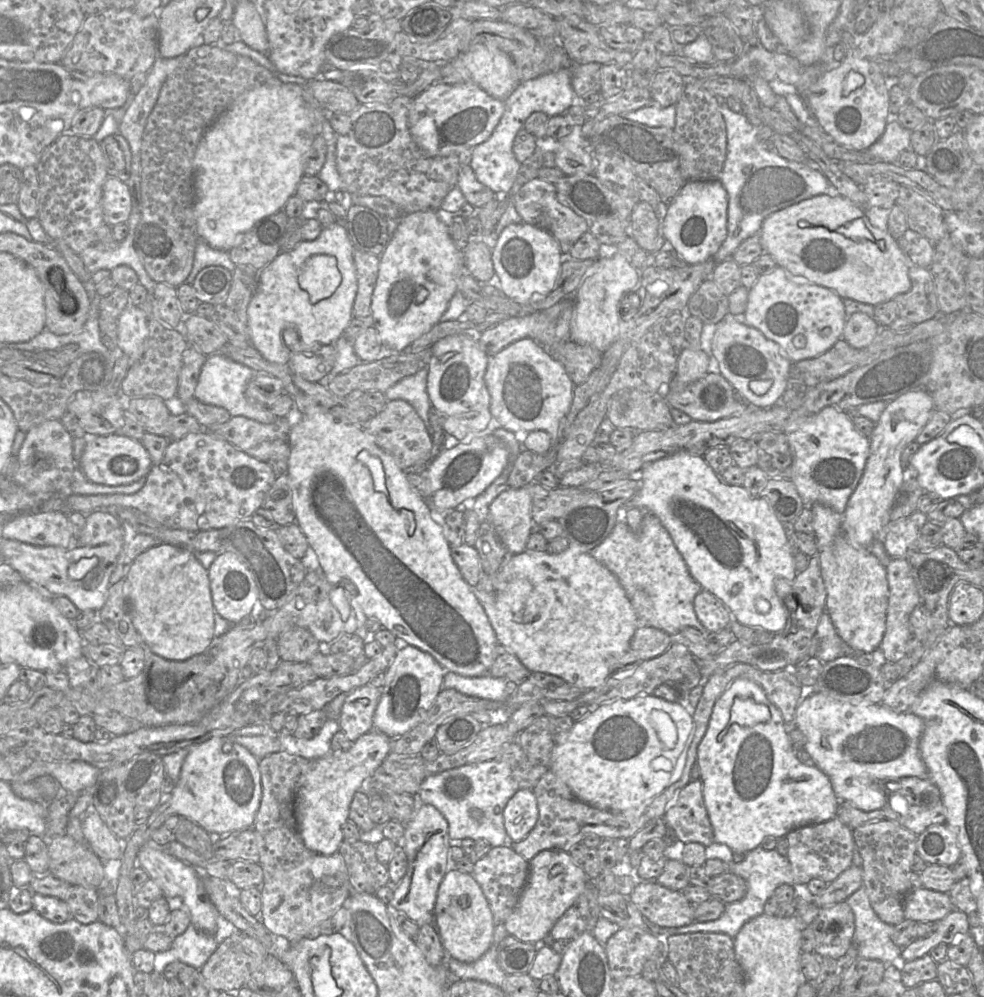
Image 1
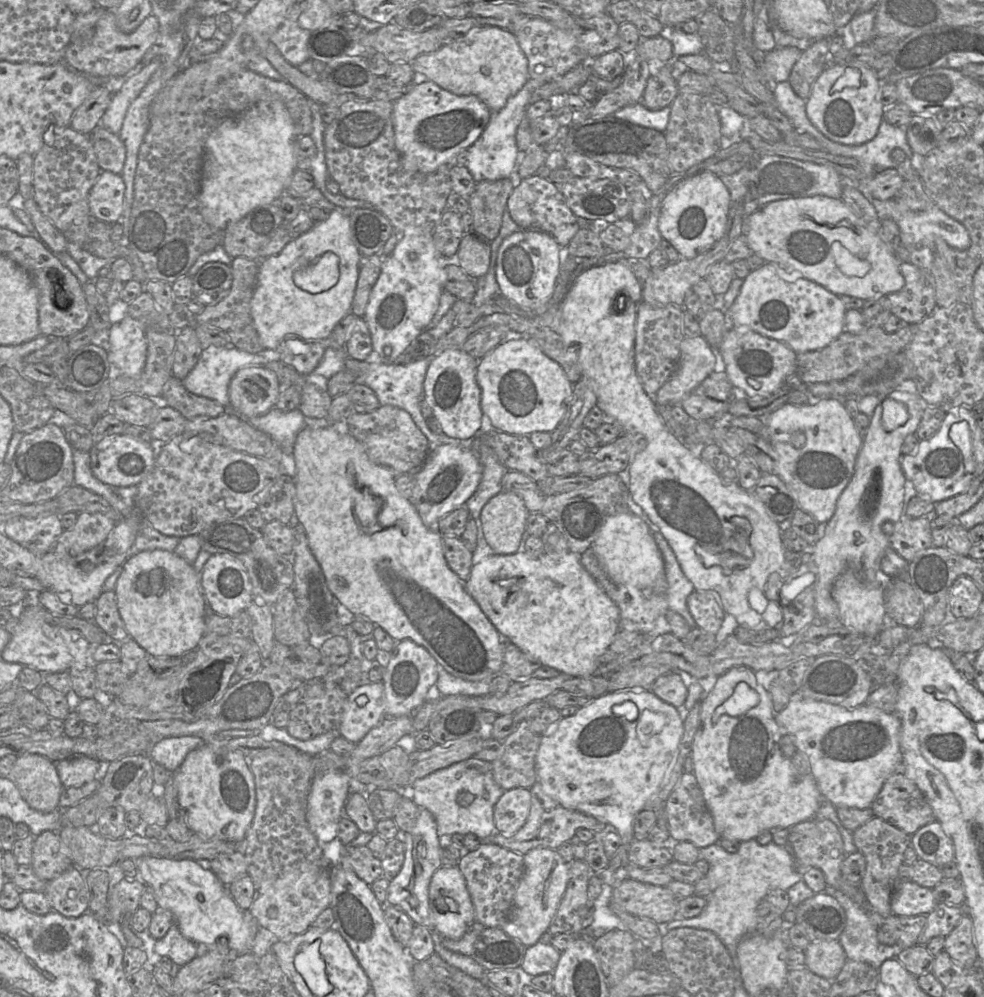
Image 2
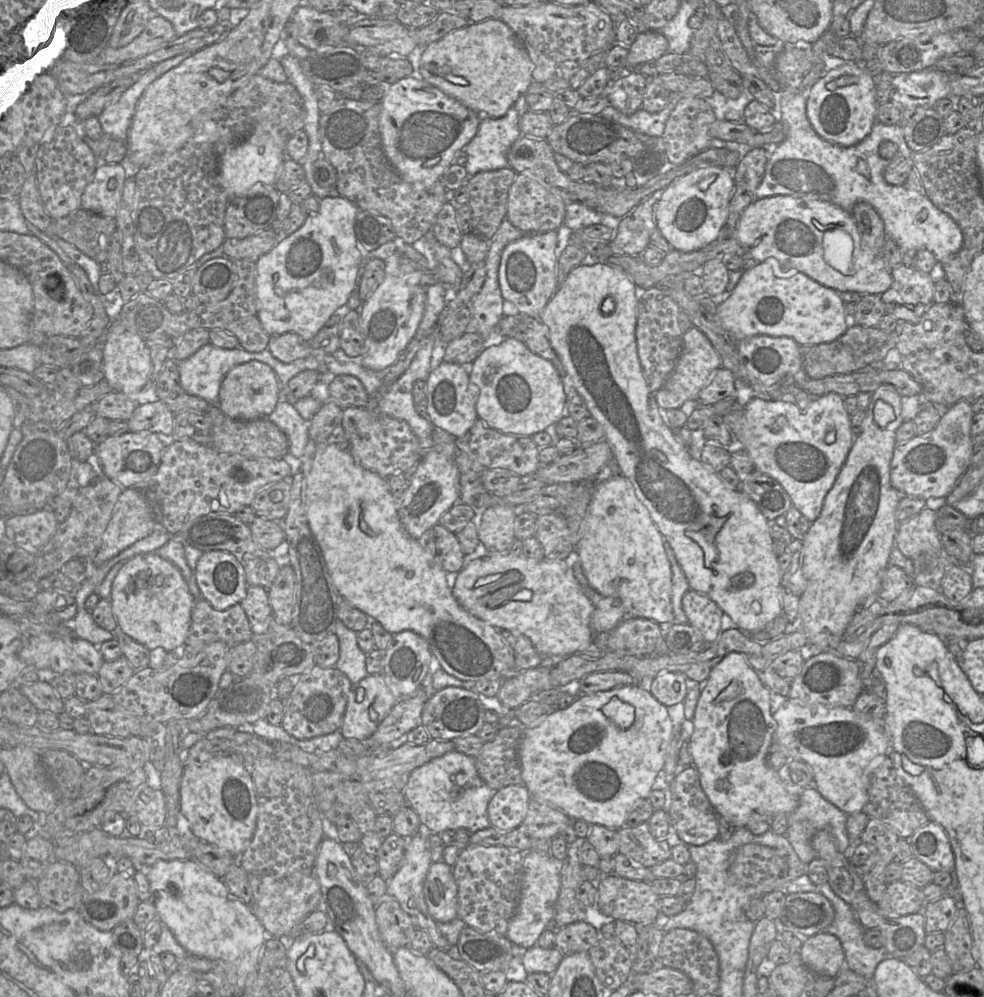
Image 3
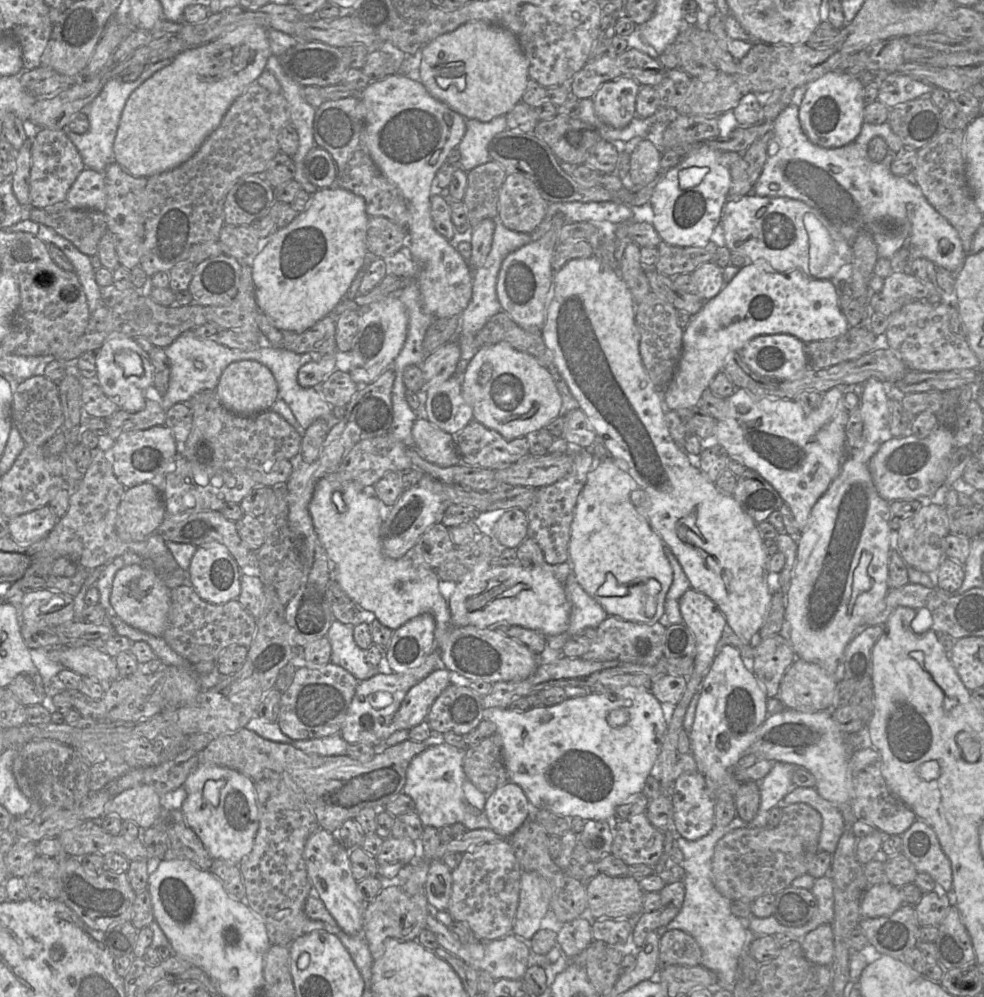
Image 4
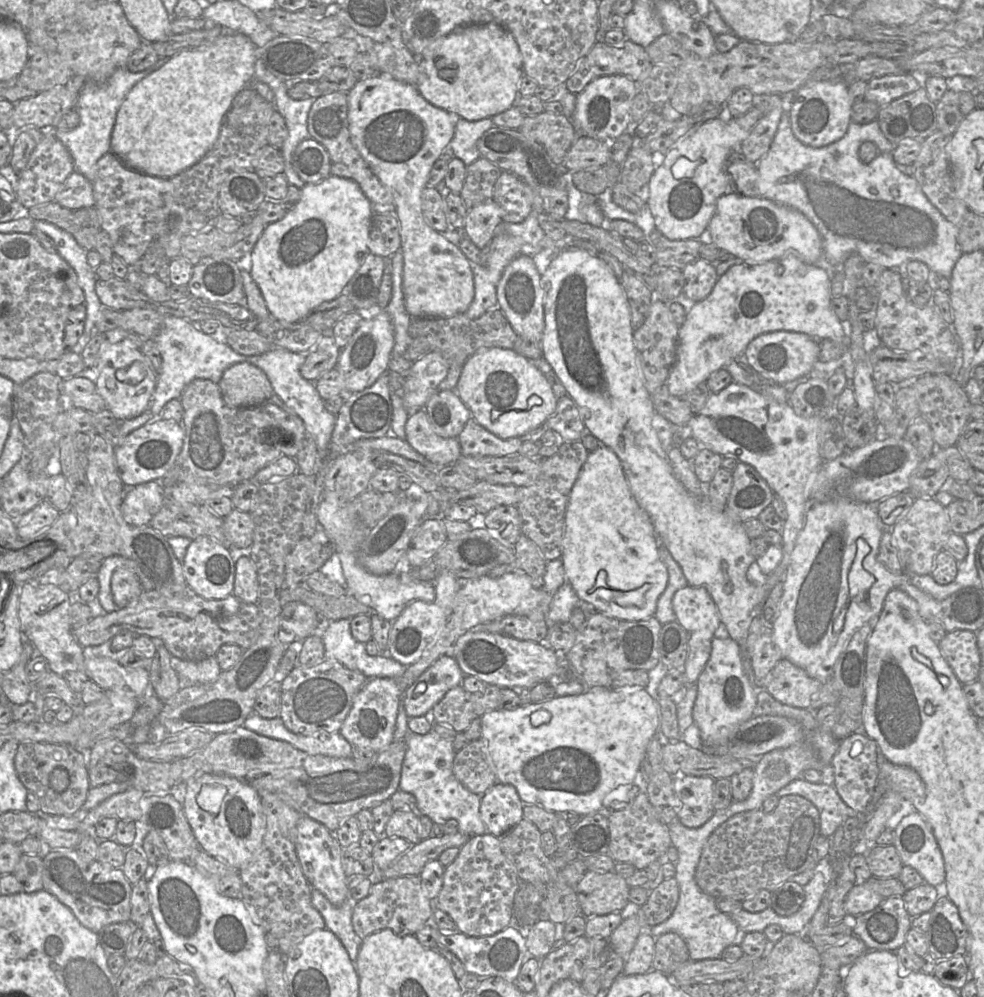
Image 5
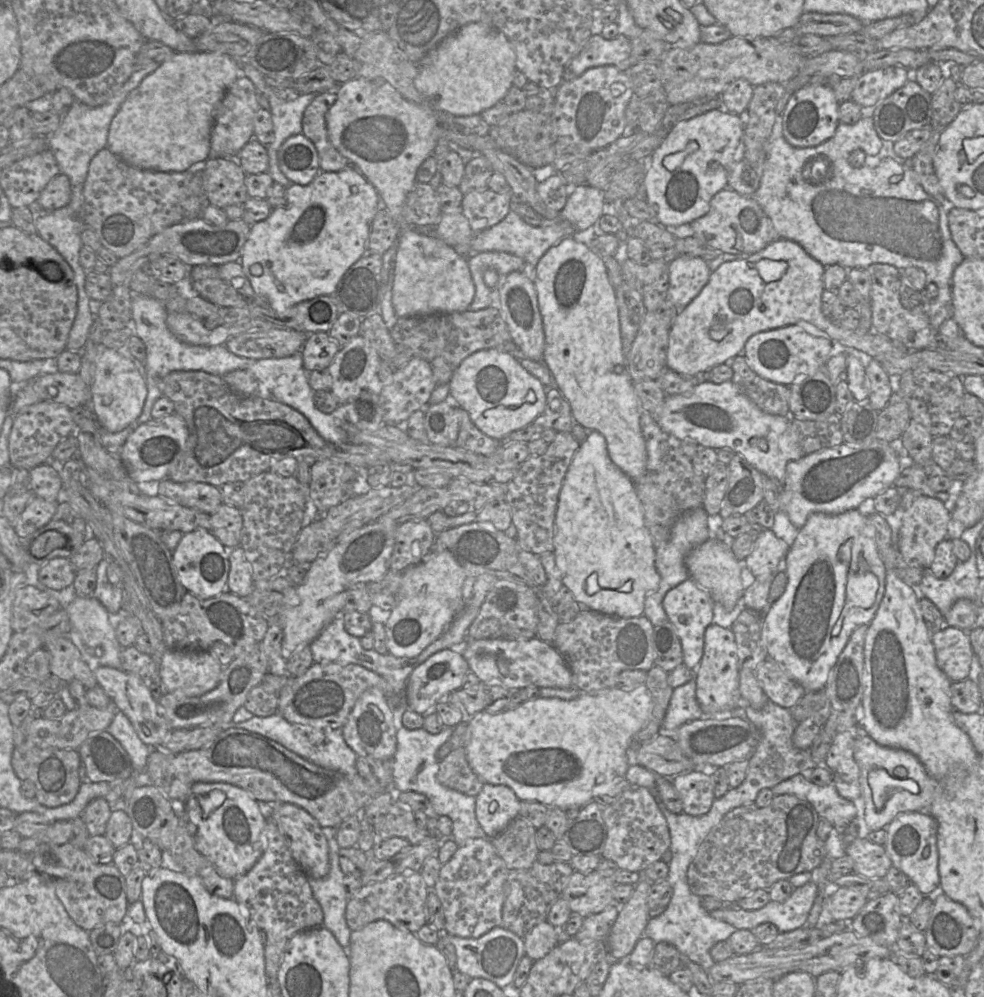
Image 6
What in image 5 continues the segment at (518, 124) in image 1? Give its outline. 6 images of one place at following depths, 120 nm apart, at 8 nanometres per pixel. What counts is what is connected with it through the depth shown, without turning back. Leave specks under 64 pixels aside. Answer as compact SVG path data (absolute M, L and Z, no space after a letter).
M459 116L455 123L455 131L450 145L455 157L462 160L466 167L481 157L477 148L477 141L493 126L494 123L491 118L468 121Z

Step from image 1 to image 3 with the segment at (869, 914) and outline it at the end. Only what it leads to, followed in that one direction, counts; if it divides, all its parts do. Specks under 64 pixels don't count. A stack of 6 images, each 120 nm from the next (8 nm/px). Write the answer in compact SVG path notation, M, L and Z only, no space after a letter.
M828 882L817 887L818 892L831 902L835 911L833 922L822 932L833 934L839 939L845 954L845 967L870 981L877 965L895 956L884 946L877 949L867 946L864 942L866 928L861 925L852 908L835 894Z

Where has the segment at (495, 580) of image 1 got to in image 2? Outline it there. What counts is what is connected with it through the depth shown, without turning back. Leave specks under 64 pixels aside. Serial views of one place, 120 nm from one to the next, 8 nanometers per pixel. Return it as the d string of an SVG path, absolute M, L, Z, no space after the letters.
M569 550L540 556L529 556L525 552L493 553L472 566L464 586L500 635L515 644L533 663L552 667L574 678L587 678L594 675L598 659L619 630L620 611L583 567L580 557Z

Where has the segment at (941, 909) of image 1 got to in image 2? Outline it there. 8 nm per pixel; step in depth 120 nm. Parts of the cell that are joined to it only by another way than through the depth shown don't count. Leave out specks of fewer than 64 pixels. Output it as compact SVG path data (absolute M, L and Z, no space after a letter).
M901 880L891 898L891 910L897 916L929 914L938 904L933 890L911 880Z

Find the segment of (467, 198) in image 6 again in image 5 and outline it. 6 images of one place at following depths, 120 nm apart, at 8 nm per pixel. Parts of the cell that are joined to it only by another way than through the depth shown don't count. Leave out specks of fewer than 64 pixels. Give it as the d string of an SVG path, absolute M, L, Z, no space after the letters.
M492 199L468 210L464 234L472 243L485 251L499 224L502 222L502 210Z

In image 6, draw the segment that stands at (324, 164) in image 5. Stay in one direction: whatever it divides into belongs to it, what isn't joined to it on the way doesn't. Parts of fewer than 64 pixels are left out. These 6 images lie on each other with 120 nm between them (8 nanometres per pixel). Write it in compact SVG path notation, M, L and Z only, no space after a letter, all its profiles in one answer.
M303 133L287 138L277 159L282 173L295 184L307 185L321 171L316 147Z

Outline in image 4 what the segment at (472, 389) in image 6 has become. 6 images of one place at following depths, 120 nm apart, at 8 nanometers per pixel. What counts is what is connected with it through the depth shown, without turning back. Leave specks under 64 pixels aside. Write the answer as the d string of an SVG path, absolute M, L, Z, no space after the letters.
M507 342L480 348L470 360L461 384L465 399L473 410L473 419L498 432L507 440L537 433L559 416L562 398L549 371L528 353L514 349Z

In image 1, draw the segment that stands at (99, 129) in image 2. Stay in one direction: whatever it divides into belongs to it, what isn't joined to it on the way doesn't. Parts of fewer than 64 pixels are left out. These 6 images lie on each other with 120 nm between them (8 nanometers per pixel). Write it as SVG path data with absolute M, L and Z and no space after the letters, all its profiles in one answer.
M119 133L107 136L99 143L108 177L127 183L131 174L132 154L127 140Z

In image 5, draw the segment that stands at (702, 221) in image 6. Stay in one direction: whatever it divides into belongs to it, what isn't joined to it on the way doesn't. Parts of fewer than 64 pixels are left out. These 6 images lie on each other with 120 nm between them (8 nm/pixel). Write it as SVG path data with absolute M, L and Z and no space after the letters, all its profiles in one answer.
M724 193L717 200L715 213L706 231L713 244L743 259L746 264L777 260L785 254L796 254L810 265L820 265L823 259L821 236L804 214L757 195Z

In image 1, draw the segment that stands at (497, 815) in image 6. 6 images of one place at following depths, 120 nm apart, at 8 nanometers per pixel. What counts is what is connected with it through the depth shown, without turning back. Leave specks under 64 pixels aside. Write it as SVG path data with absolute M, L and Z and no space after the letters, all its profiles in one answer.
M519 789L503 809L504 827L513 843L523 840L534 828L538 804L533 789Z

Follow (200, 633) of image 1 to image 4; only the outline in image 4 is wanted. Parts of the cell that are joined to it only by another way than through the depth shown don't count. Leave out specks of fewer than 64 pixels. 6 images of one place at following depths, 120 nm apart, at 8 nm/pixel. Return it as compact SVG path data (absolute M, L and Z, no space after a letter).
M138 564L119 569L113 580L110 603L116 615L129 626L156 637L162 637L168 627L169 589L154 568Z

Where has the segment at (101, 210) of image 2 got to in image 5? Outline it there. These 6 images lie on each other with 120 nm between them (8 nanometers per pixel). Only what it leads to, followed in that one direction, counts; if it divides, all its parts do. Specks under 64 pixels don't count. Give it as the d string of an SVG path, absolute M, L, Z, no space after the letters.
M74 171L67 177L54 201L71 210L94 207L93 183L81 173Z

